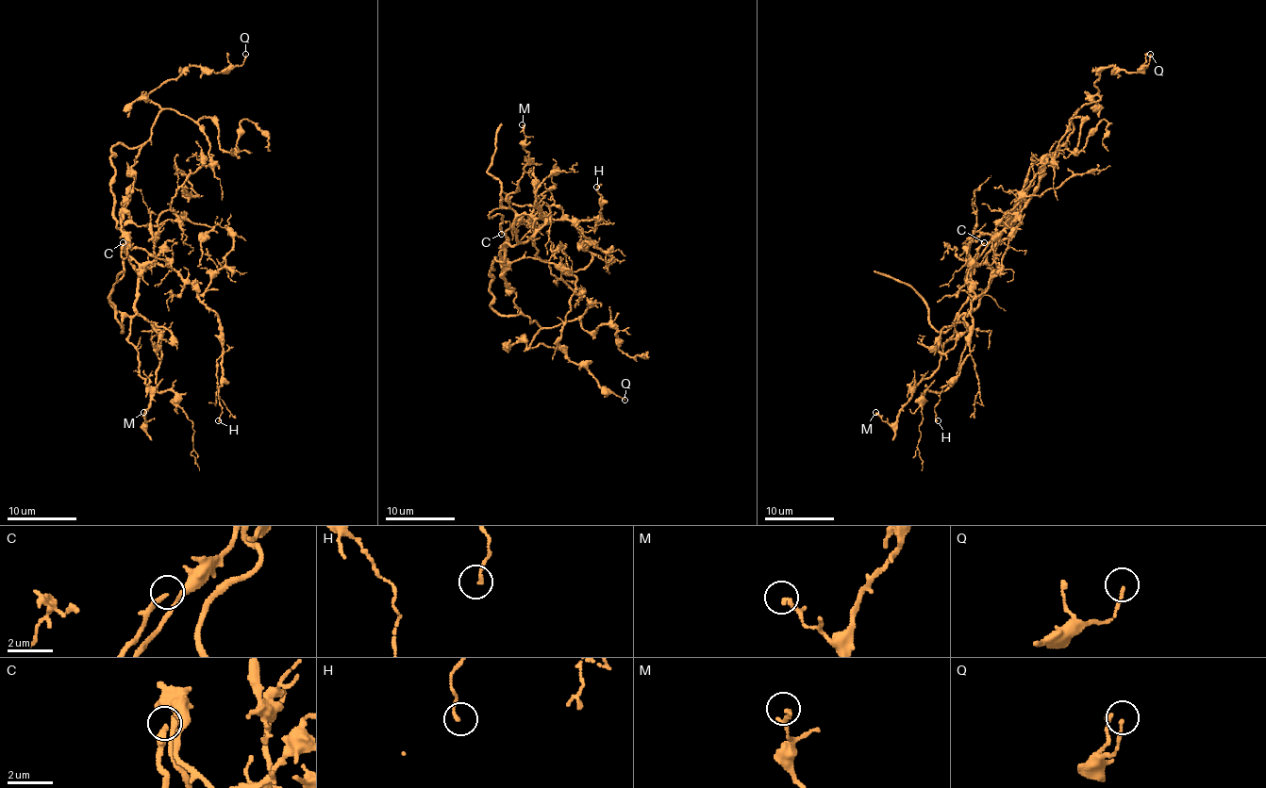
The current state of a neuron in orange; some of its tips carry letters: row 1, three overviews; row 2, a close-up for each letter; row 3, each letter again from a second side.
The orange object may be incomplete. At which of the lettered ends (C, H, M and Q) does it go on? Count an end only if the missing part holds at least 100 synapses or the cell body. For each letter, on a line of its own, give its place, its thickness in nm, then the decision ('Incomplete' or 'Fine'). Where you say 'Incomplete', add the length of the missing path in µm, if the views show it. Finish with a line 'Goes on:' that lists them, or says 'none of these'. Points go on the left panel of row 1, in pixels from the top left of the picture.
C: Place: (123, 242). Thickness 140 nm. Fine
H: Place: (218, 420). Thickness 140 nm. Fine
M: Place: (143, 412). Thickness 110 nm. Fine
Q: Place: (245, 54). Thickness 120 nm. Fine
Goes on: none of these

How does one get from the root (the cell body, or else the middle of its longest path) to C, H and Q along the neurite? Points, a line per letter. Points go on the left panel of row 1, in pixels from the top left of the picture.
C: (123, 230), (125, 256), (138, 275), (133, 315), (121, 314), (110, 303), (110, 289), (123, 275), (123, 242)
H: (123, 230), (125, 256), (138, 270), (156, 263), (169, 265), (216, 314), (223, 348), (218, 420)
Q: (123, 230), (135, 157), (160, 111), (148, 95), (190, 66), (220, 73), (241, 64), (245, 54)

